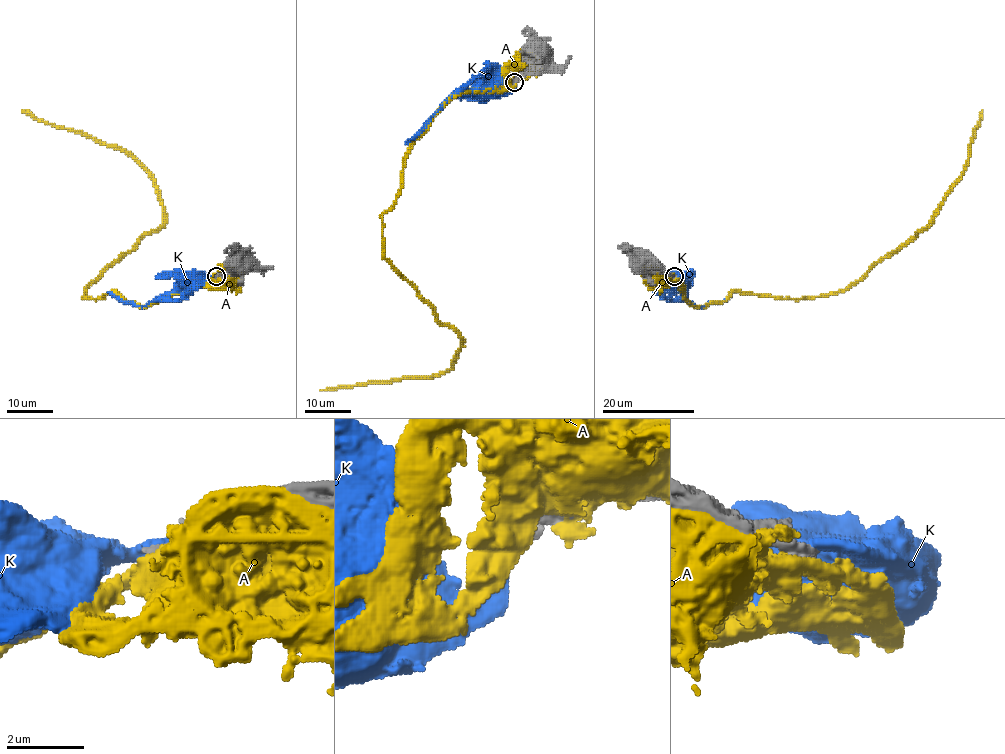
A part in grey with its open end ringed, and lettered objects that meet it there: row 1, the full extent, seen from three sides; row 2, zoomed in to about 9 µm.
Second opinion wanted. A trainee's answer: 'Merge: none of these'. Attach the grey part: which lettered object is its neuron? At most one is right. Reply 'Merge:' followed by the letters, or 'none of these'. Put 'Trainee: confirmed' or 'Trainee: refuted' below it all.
Merge: none of these
Trainee: confirmed

